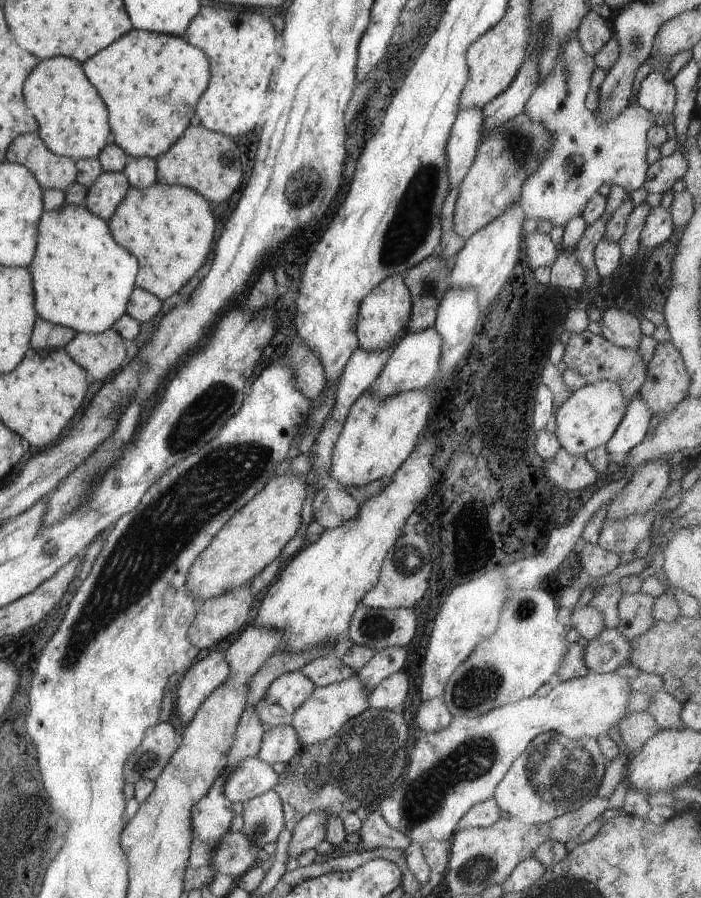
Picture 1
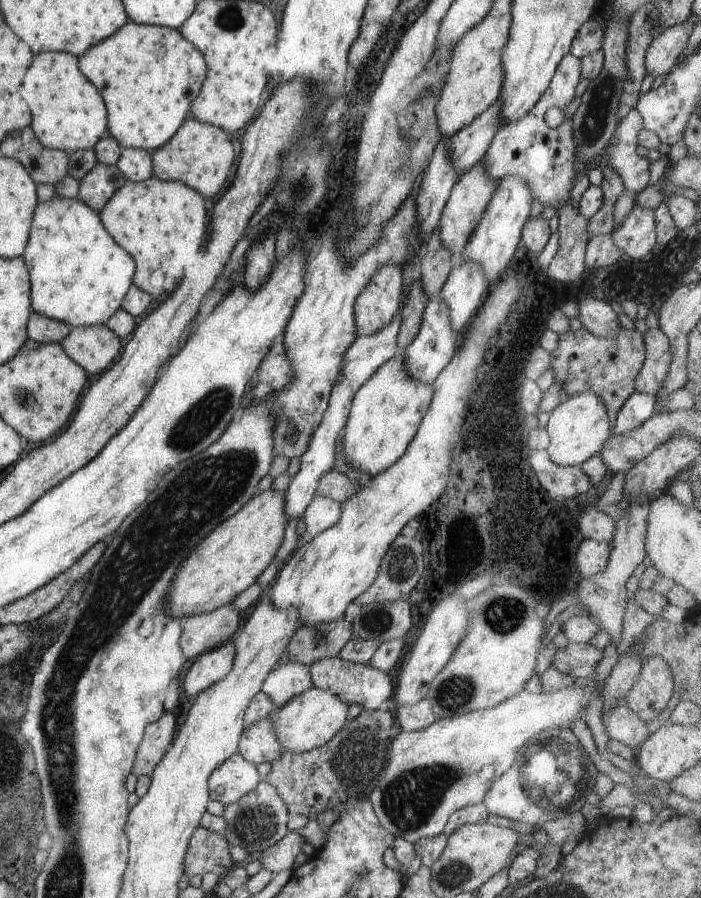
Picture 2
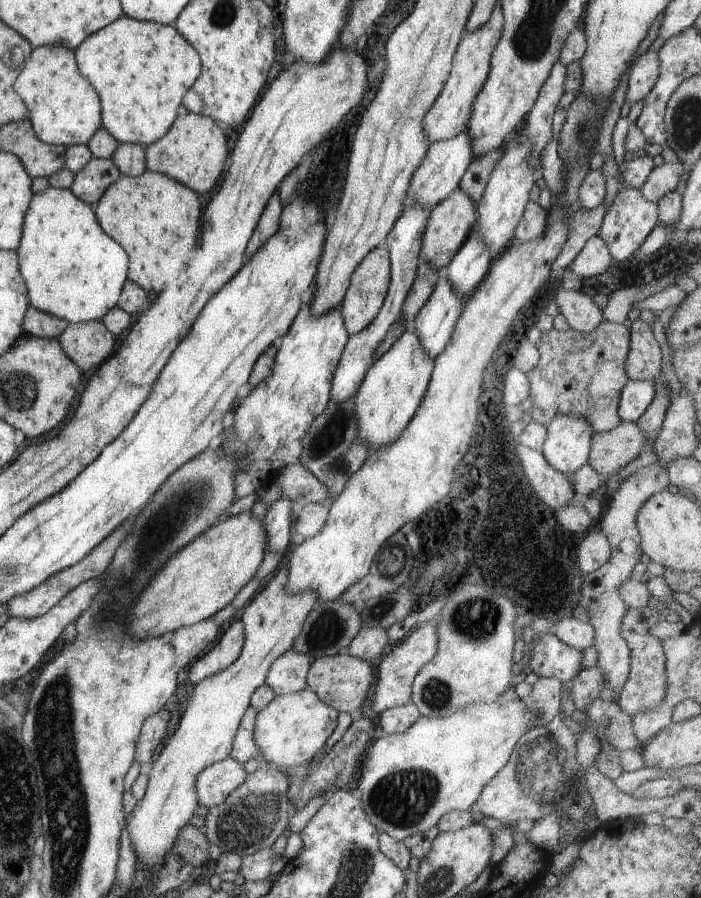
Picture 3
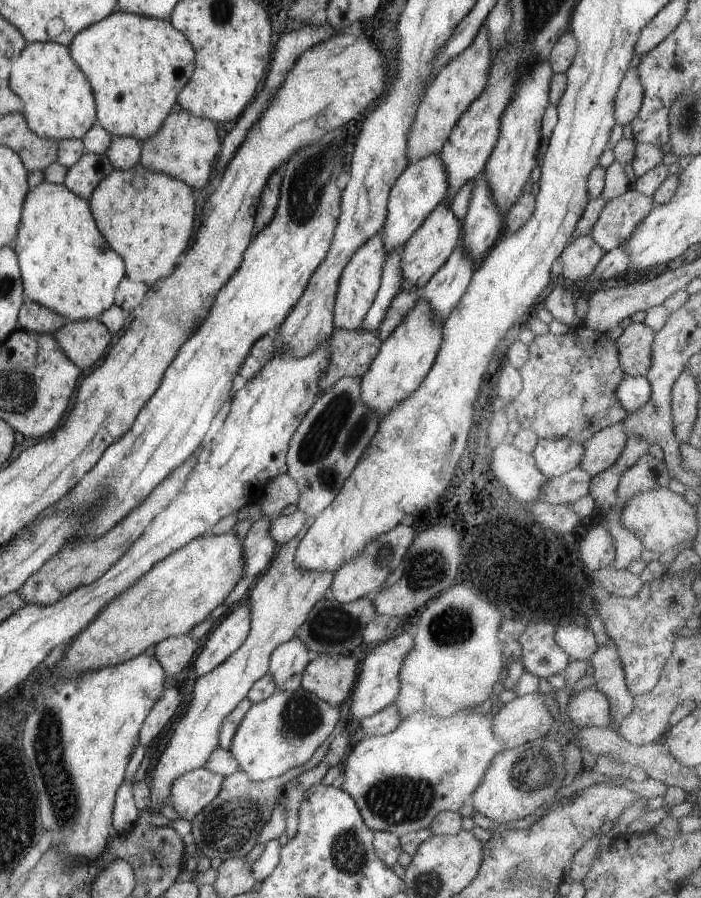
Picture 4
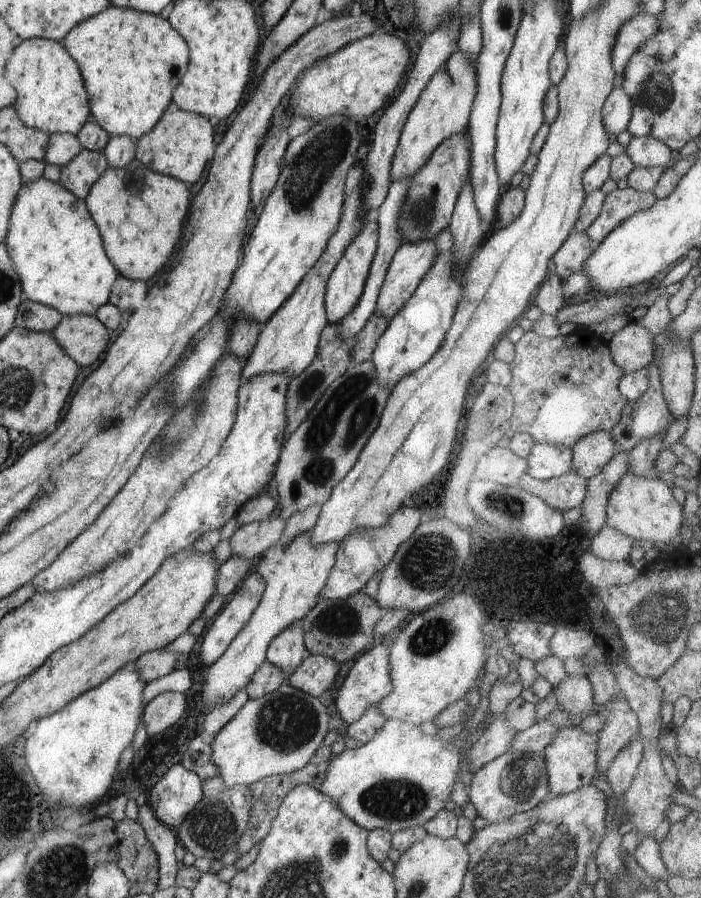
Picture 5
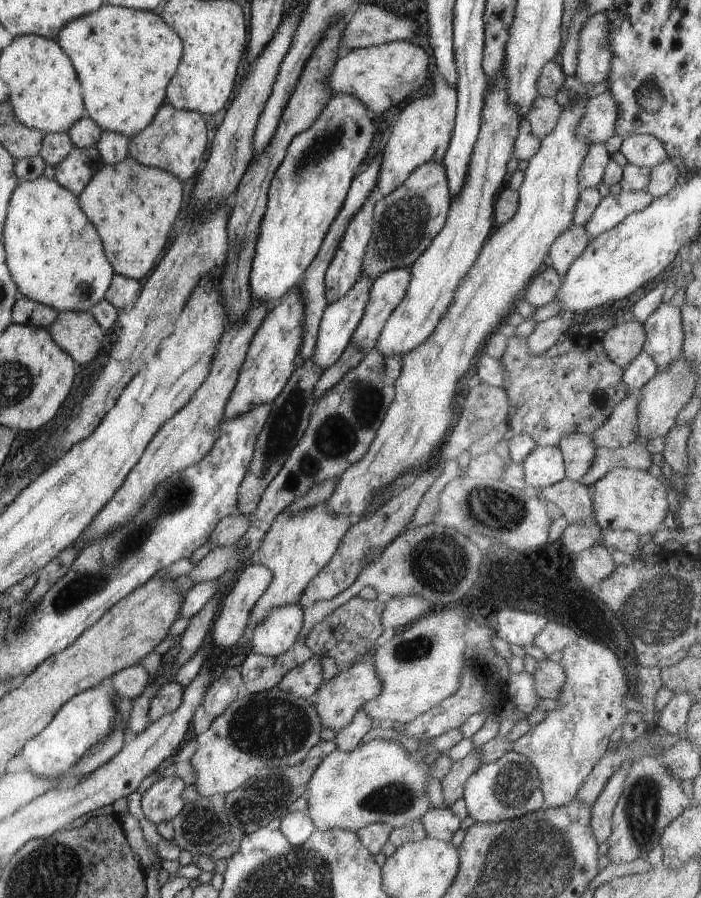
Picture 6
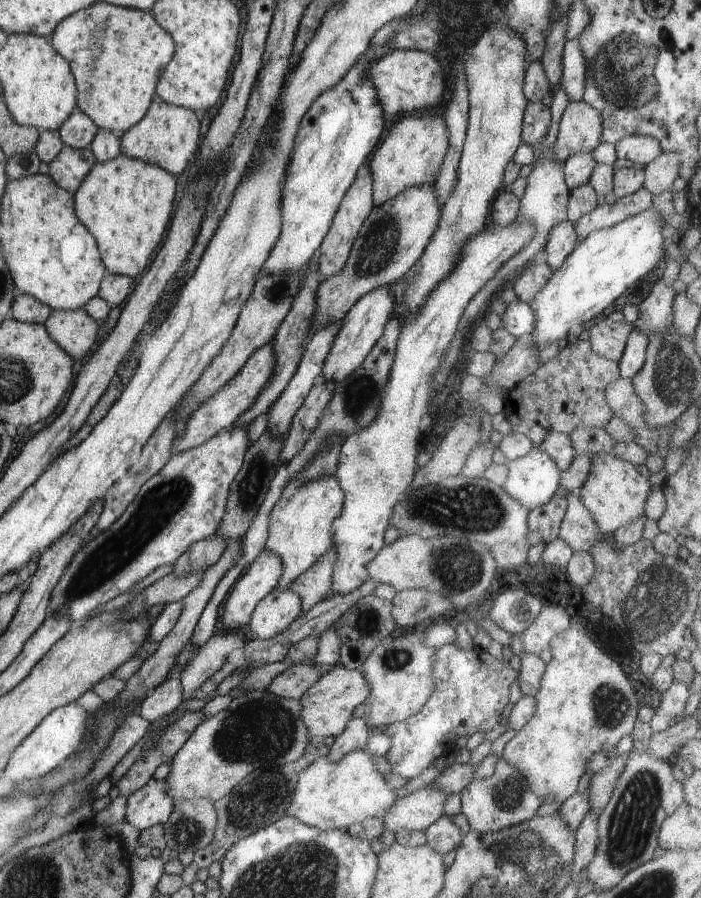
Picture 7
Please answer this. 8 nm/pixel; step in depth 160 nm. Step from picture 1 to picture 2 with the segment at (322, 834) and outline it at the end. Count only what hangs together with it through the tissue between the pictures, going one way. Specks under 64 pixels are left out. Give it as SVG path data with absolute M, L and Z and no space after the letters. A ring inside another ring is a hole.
M289 831L277 844L270 846L260 854L262 869L270 870L275 876L279 872L293 868L294 859L302 852L303 844L308 840L296 831Z

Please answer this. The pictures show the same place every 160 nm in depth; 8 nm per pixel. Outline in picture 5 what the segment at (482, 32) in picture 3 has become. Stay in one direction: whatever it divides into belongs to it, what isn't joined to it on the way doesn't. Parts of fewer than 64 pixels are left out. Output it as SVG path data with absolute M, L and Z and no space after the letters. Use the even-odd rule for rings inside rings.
M455 52L448 57L446 64L430 78L429 84L422 90L422 94L418 97L414 108L412 108L406 119L406 124L402 127L399 143L391 162L391 182L411 179L426 164L426 161L442 142L452 135L462 132L469 124L469 116L477 93L477 72L475 71L475 66L476 61L470 61L466 55L461 52Z

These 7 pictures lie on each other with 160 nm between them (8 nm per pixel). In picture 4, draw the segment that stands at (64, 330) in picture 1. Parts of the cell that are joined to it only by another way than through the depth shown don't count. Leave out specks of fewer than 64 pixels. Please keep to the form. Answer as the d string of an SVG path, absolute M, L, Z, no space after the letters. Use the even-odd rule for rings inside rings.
M28 298L22 303L19 315L17 316L19 329L51 335L68 322L69 320L61 314Z

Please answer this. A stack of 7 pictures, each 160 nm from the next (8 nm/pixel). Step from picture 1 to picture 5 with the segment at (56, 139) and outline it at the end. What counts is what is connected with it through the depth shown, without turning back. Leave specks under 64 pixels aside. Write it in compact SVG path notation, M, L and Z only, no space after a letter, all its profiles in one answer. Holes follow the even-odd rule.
M30 38L14 48L12 58L6 62L6 80L14 86L18 98L14 110L25 126L52 135L76 136L82 126L91 120L90 96L76 62L61 42Z

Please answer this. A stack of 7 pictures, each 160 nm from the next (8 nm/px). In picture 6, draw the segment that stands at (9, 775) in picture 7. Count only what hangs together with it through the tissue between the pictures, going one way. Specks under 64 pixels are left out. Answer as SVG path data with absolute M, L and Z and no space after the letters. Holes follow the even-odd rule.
M107 681L66 702L52 718L52 722L26 742L22 756L28 760L30 773L34 772L36 776L42 776L42 778L58 778L66 774L68 770L74 770L82 756L88 756L96 744L104 742L104 738L112 734L116 726L116 716L118 716L119 708L122 707L114 704L116 696L118 692Z

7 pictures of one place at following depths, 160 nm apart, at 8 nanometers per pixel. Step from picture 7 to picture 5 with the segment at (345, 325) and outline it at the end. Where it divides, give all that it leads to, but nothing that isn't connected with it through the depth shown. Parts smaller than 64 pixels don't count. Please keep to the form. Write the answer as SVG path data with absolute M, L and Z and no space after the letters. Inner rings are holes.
M426 239L419 243L402 245L392 257L380 294L376 303L375 315L390 320L406 301L414 294L414 289L433 267L437 257L437 247L434 239Z

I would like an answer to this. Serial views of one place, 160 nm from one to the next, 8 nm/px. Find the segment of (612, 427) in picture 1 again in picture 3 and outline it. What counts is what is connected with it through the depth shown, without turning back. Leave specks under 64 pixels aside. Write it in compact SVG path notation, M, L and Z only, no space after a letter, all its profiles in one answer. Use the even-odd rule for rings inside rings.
M557 415L546 427L547 437L541 452L552 468L571 478L588 463L594 428L577 415Z

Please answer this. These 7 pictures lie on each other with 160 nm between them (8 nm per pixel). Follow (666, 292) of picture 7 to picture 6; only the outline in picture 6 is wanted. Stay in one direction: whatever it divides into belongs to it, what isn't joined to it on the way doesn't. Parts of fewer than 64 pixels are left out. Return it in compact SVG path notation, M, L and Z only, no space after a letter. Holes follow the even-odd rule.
M662 302L643 323L646 340L643 351L654 360L658 370L666 370L684 354L682 312L671 302Z

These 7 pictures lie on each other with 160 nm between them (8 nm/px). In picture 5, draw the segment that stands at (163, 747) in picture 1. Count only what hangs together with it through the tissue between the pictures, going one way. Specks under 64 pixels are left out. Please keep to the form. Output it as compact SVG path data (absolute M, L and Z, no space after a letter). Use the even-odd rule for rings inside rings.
M174 691L165 692L155 696L145 708L142 718L147 736L154 736L170 728L180 720L186 712L186 696L184 693Z

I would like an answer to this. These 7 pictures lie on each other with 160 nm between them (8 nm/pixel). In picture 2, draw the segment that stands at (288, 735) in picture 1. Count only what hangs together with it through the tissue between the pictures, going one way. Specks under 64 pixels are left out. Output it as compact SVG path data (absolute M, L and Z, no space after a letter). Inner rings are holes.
M270 717L258 720L254 722L254 726L245 728L238 744L238 753L244 760L256 765L272 763L276 758L280 758L282 752L282 744L278 742Z

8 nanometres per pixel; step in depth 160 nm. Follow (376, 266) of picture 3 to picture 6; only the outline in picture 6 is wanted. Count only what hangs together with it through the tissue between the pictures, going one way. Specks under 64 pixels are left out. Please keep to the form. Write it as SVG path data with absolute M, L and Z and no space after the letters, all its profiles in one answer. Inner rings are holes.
M372 194L366 202L366 206L362 206L362 210L351 219L350 226L347 227L346 234L342 236L342 242L339 243L338 250L331 259L330 266L325 273L325 298L329 304L334 304L344 298L350 292L350 289L356 281L363 275L364 256L372 238L374 226L374 208L379 196Z

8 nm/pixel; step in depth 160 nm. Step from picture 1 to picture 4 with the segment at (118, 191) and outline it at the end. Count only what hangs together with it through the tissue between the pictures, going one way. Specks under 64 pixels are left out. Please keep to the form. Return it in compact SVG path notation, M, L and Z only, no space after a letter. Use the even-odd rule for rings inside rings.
M86 151L65 174L63 185L80 198L88 200L90 195L112 171L113 166L104 155Z

